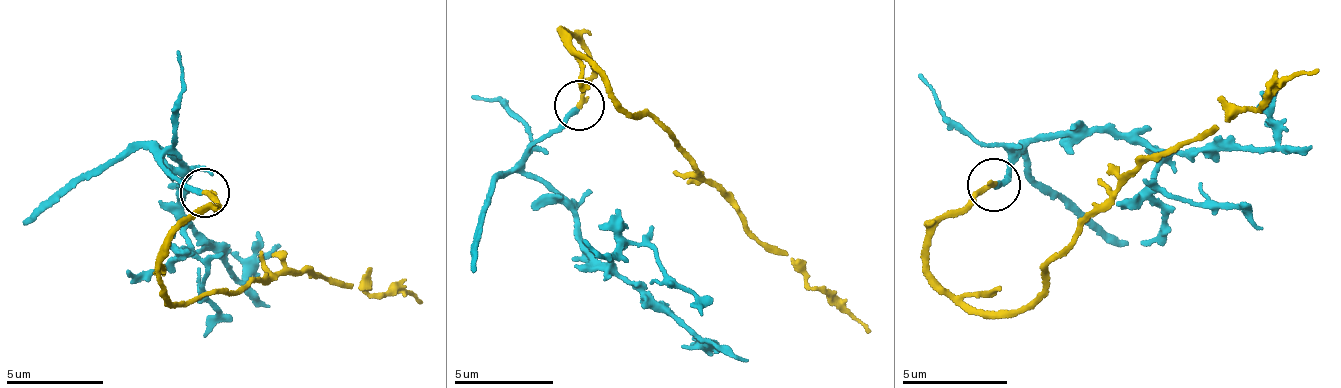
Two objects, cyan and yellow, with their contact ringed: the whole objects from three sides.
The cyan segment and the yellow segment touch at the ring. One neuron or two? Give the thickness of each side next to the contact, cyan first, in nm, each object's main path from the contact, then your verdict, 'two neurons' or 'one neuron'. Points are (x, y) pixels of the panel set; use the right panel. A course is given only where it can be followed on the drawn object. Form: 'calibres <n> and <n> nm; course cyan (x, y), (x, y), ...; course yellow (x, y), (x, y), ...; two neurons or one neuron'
calibres 240 and 260 nm; course cyan (997, 184), (1040, 135), (1089, 128), (1132, 137), (1160, 153), (1234, 141), (1272, 148), (1274, 89); course yellow (993, 183), (931, 228), (924, 248), (931, 271), (992, 313), (1037, 296), (1052, 260), (1159, 153), (1318, 67); one neuron

